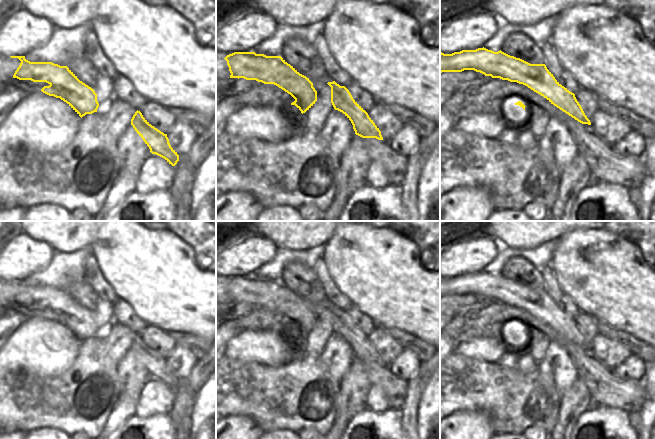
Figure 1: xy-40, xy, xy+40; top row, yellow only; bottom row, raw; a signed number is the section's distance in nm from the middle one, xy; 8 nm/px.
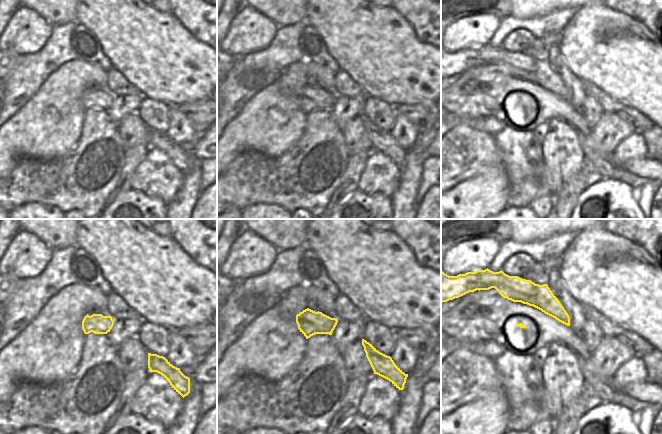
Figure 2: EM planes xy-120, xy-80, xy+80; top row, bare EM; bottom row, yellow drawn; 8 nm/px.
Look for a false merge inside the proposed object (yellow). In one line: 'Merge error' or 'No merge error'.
Merge error

